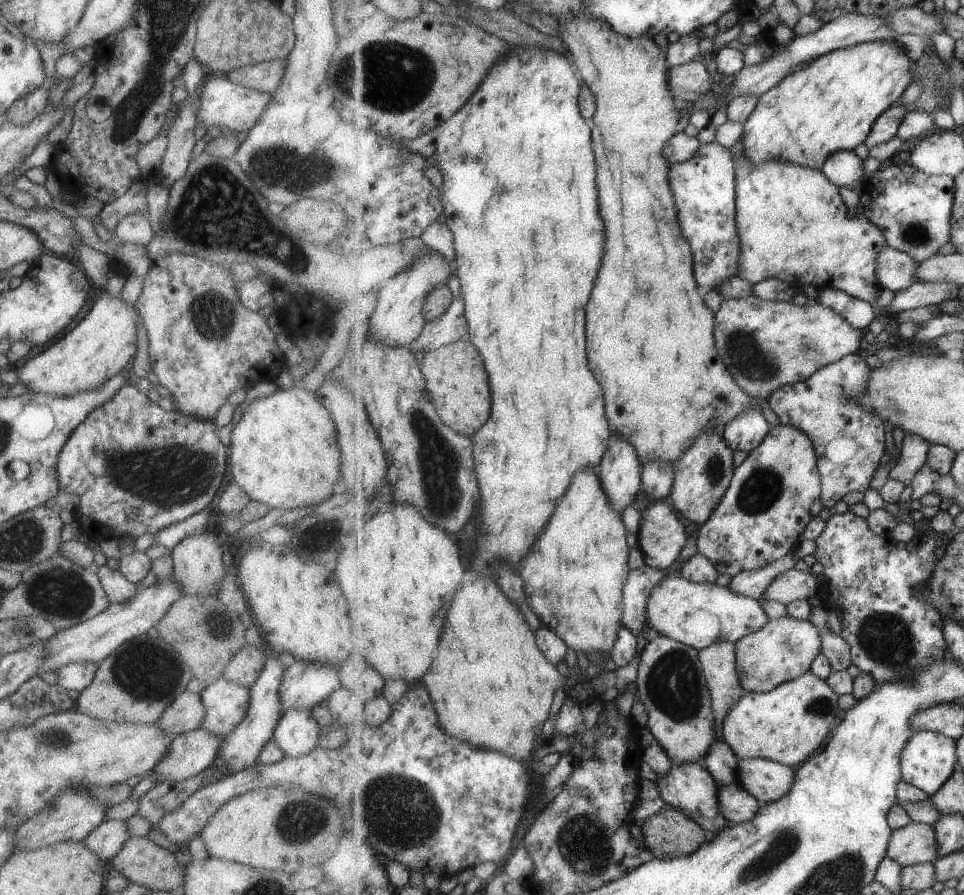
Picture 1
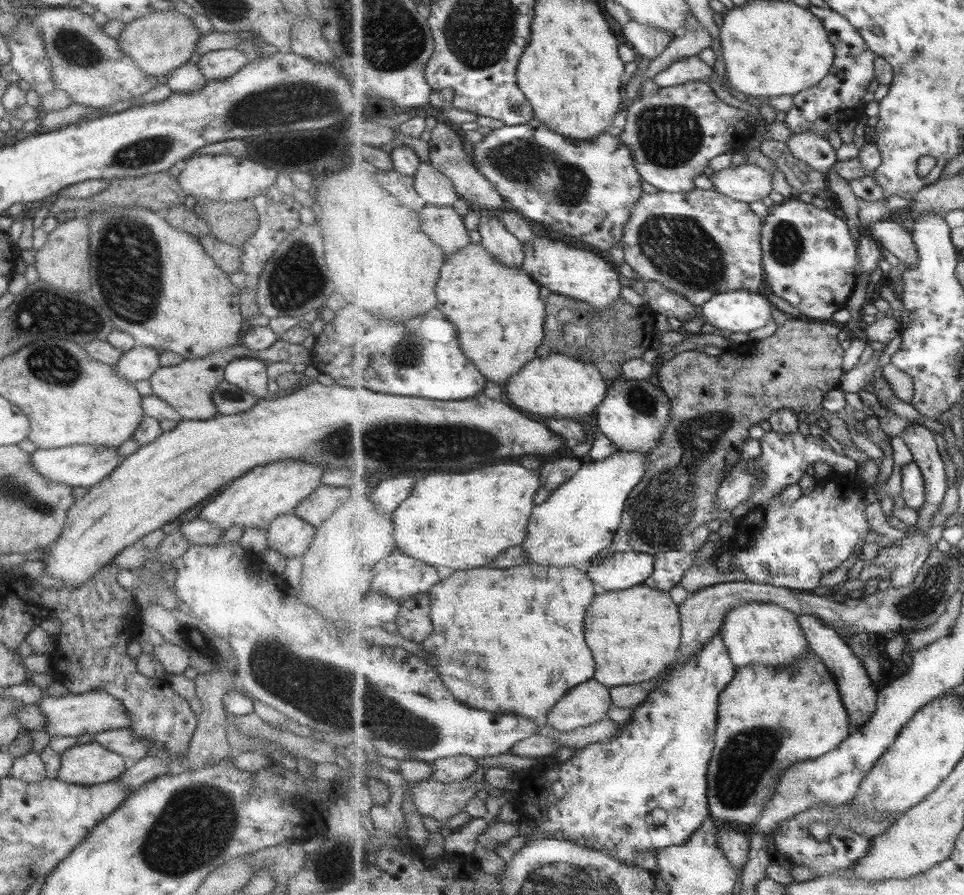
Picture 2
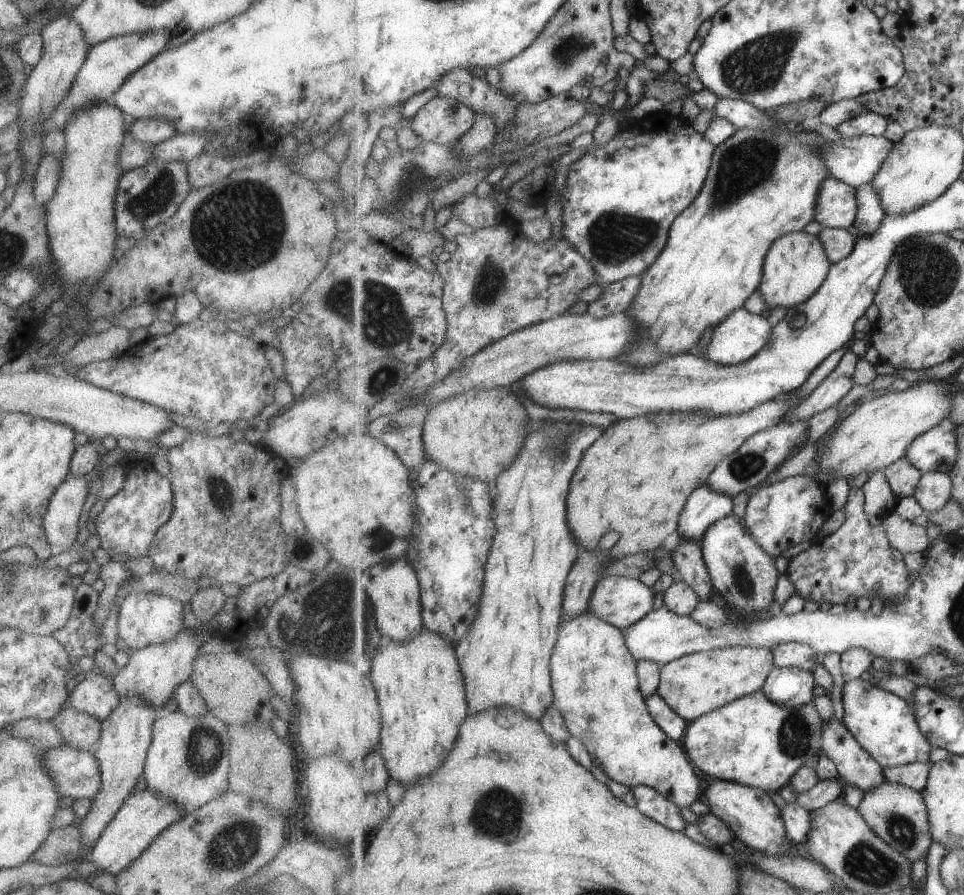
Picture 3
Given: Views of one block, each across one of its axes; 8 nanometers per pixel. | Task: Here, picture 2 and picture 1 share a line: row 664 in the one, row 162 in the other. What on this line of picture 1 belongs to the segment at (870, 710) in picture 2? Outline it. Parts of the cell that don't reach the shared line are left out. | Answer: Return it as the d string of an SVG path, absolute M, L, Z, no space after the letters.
M853 151L835 152L821 166L821 172L838 188L848 187L859 191L863 186L863 160Z

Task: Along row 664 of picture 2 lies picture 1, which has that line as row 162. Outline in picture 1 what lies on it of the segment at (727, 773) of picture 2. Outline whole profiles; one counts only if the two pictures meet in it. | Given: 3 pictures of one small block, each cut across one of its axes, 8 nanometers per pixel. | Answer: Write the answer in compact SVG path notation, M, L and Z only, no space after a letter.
M895 37L886 40L873 40L872 42L860 43L835 51L819 57L812 61L809 65L805 66L801 70L789 74L780 85L771 88L766 94L760 97L759 104L751 117L744 124L743 144L747 146L747 158L753 162L753 164L761 164L765 160L771 160L771 158L779 158L779 160L789 160L789 162L795 162L795 164L801 164L805 167L821 169L821 166L827 162L831 157L831 154L843 151L853 151L859 144L865 144L875 122L879 120L881 114L884 114L892 105L895 105L900 96L903 96L903 92L909 88L909 85L914 80L912 72L913 60L907 56L907 50L896 42Z

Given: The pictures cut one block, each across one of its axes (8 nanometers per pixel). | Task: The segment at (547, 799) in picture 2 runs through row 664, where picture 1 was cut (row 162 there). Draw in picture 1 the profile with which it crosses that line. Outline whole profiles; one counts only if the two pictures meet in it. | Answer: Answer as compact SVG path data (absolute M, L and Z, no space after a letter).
M713 141L703 144L687 162L673 163L671 187L679 210L679 224L694 255L694 274L701 290L717 290L727 278L737 276L743 242L738 230L737 176L731 149Z

